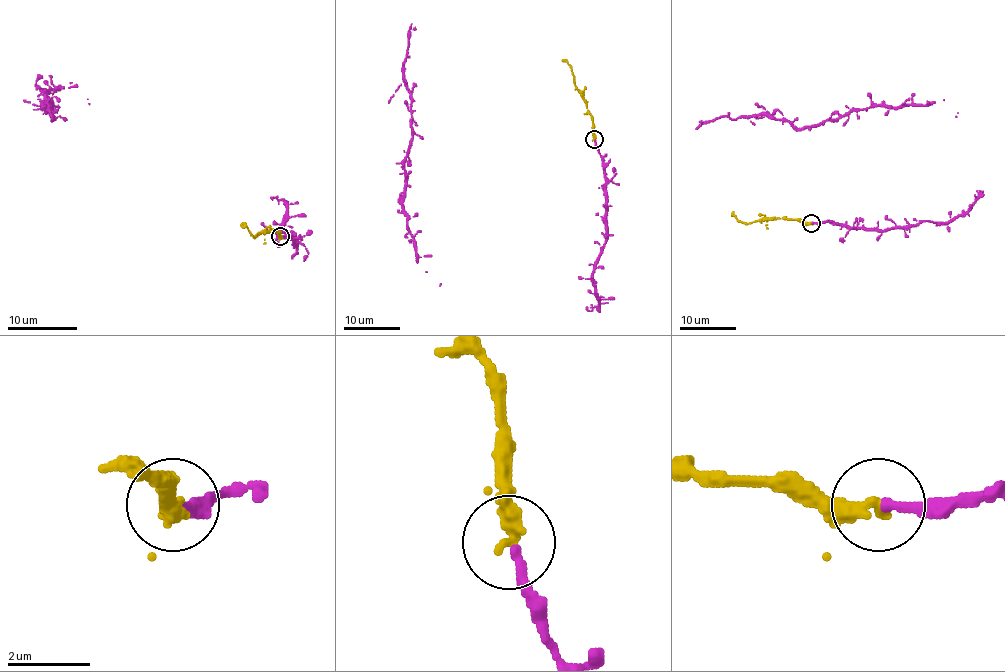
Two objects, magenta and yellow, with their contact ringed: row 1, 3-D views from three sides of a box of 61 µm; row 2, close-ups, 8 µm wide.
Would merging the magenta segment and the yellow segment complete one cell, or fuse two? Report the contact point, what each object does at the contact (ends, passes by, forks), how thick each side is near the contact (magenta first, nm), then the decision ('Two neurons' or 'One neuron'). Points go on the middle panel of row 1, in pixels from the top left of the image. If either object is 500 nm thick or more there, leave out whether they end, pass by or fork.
Place: (594, 139). At the ring magenta ends. At the ring yellow ends. Thickness 280 nm (magenta) against 380 nm. One neuron

